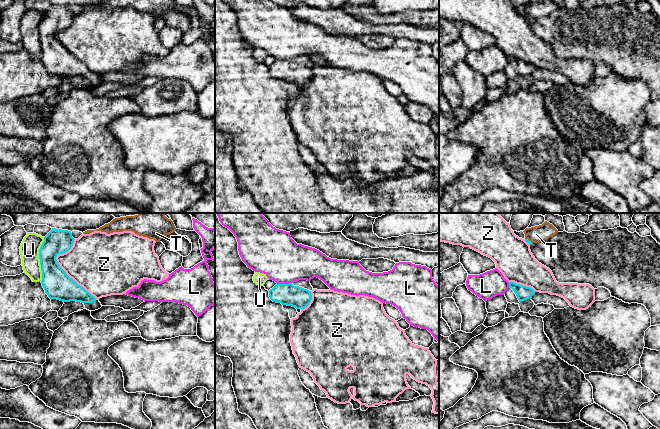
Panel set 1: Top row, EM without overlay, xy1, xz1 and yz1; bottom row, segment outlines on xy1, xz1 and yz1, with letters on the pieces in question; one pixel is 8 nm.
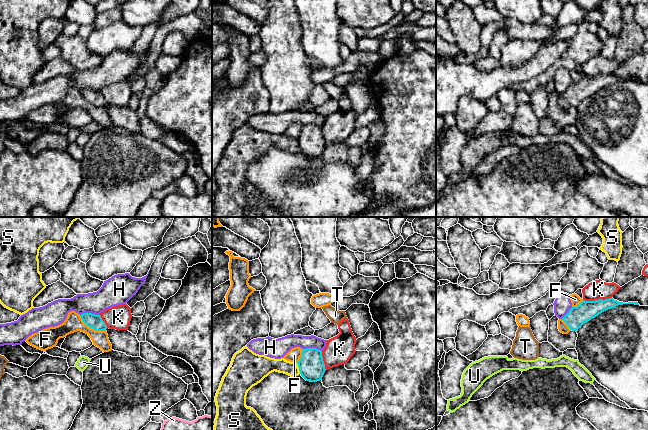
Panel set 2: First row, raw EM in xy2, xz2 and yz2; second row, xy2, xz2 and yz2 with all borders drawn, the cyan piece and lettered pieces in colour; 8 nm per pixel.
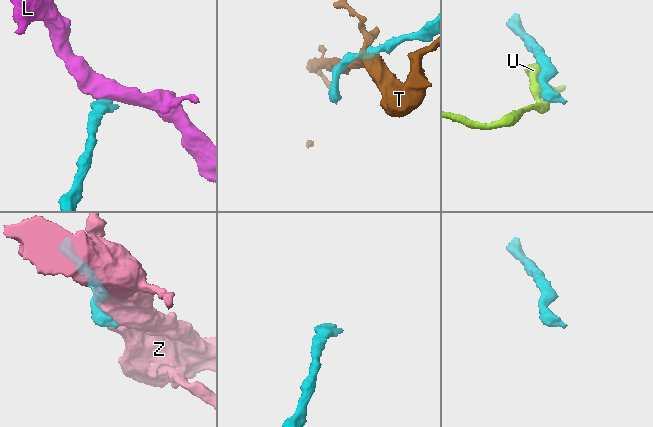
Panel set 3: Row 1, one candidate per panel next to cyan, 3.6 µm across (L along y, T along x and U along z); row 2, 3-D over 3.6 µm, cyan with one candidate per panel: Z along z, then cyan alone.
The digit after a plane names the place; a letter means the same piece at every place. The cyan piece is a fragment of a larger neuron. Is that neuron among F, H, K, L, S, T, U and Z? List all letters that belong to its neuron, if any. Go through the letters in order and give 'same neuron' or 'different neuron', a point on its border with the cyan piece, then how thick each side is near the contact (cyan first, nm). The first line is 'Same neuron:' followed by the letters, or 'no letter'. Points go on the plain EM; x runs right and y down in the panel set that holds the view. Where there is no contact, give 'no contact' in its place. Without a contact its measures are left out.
Same neuron: no letter
F: different neuron | xy2 (91, 103) | 120/140 nm
H: different neuron | xy2 (89, 89) | 120/200 nm
K: different neuron | yz2 (597, 76) | 160/160 nm
L: different neuron | xz1 (284, 60) | 180/360 nm
S: different neuron | xz2 (299, 144) | 200/130 nm
T: different neuron | yz1 (528, 16) | 30/130 nm
U: different neuron | xy1 (39, 34) | 220/160 nm
Z: different neuron | xy1 (62, 45) | 220/420 nm

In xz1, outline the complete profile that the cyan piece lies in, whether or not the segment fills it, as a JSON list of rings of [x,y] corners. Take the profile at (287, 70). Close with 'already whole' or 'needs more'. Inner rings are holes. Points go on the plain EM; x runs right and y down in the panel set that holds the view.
[[[299,56],[294,59],[276,60],[269,66],[269,73],[273,78],[304,85],[312,76],[312,66],[310,57]]]; needs more

